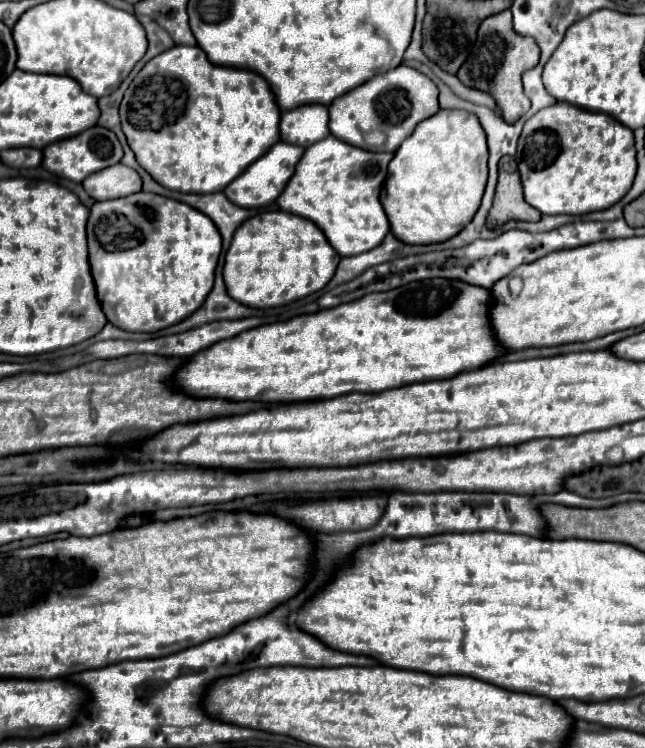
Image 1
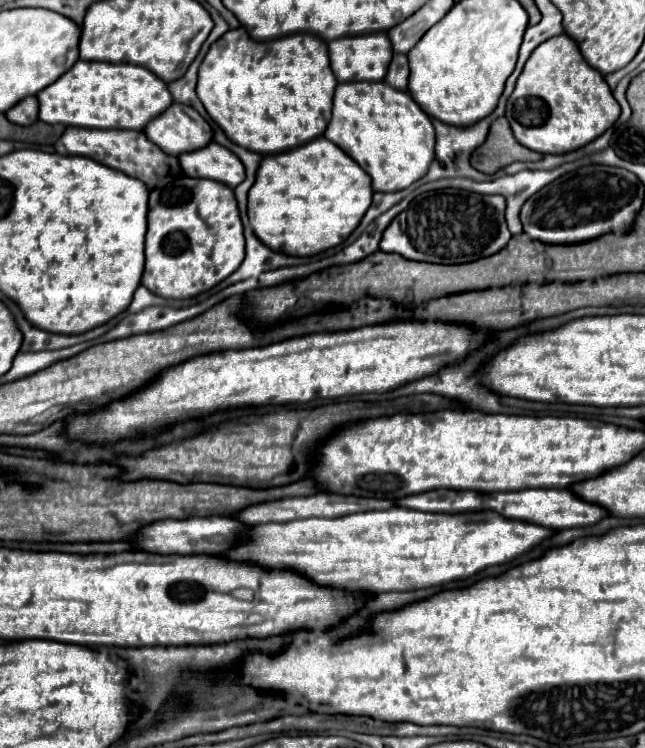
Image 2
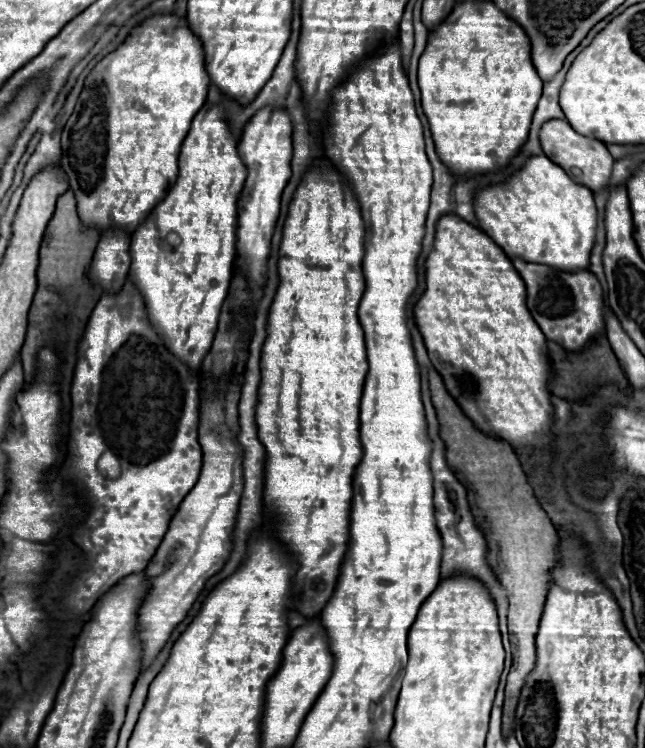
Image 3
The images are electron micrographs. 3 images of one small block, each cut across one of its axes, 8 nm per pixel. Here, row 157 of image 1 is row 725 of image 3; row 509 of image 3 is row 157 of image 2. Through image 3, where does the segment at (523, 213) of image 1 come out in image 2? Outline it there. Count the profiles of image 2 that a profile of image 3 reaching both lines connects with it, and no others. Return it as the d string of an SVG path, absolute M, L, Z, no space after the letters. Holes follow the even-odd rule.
M498 118L492 122L486 142L474 150L472 154L472 166L484 174L494 174L500 168L522 160L522 162L536 162L542 156L538 152L532 152L524 146L516 146L516 140L512 136L512 130L508 128L506 118Z

